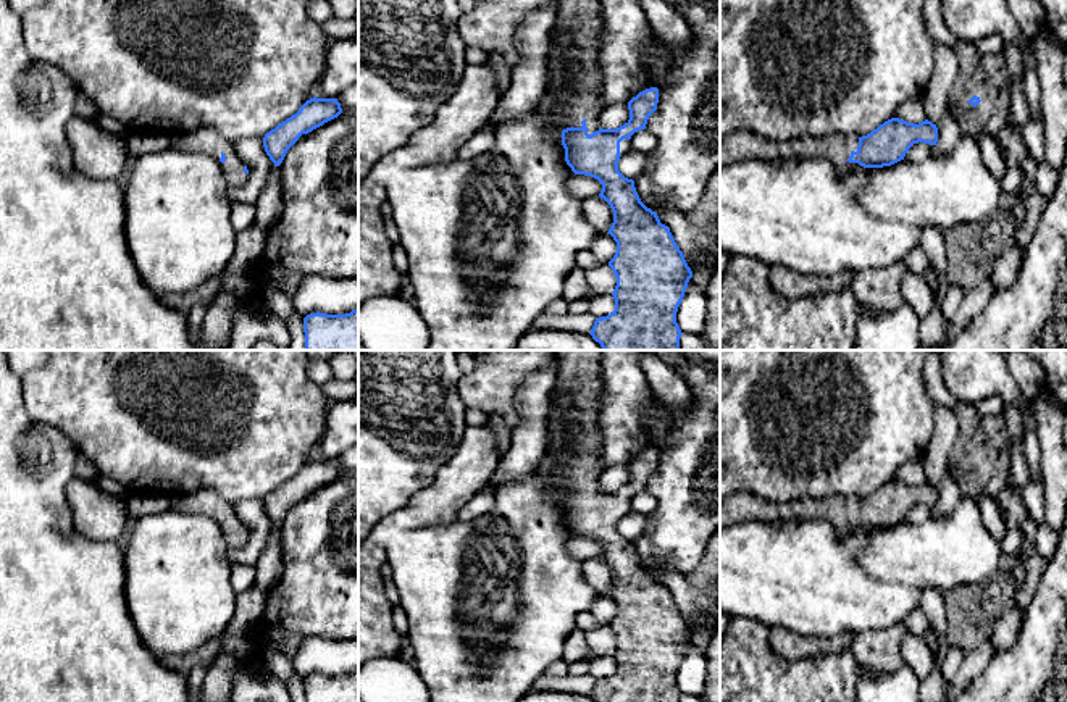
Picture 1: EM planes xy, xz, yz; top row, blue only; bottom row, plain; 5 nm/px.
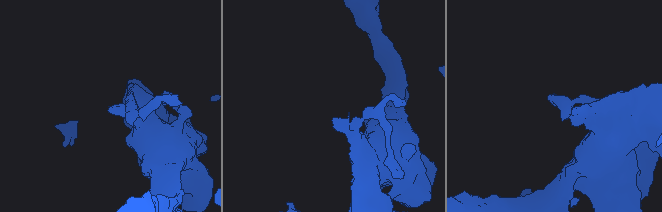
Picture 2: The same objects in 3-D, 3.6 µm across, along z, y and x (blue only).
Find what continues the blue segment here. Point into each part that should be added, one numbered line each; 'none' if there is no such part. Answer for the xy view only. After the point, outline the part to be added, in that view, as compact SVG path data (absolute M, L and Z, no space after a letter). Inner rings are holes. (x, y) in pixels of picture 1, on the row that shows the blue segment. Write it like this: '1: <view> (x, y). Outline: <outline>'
1: xy (207, 141). Outline: M211 127L176 134L173 136L173 147L187 153L205 153L215 158L229 187L239 187L249 178L234 145Z

